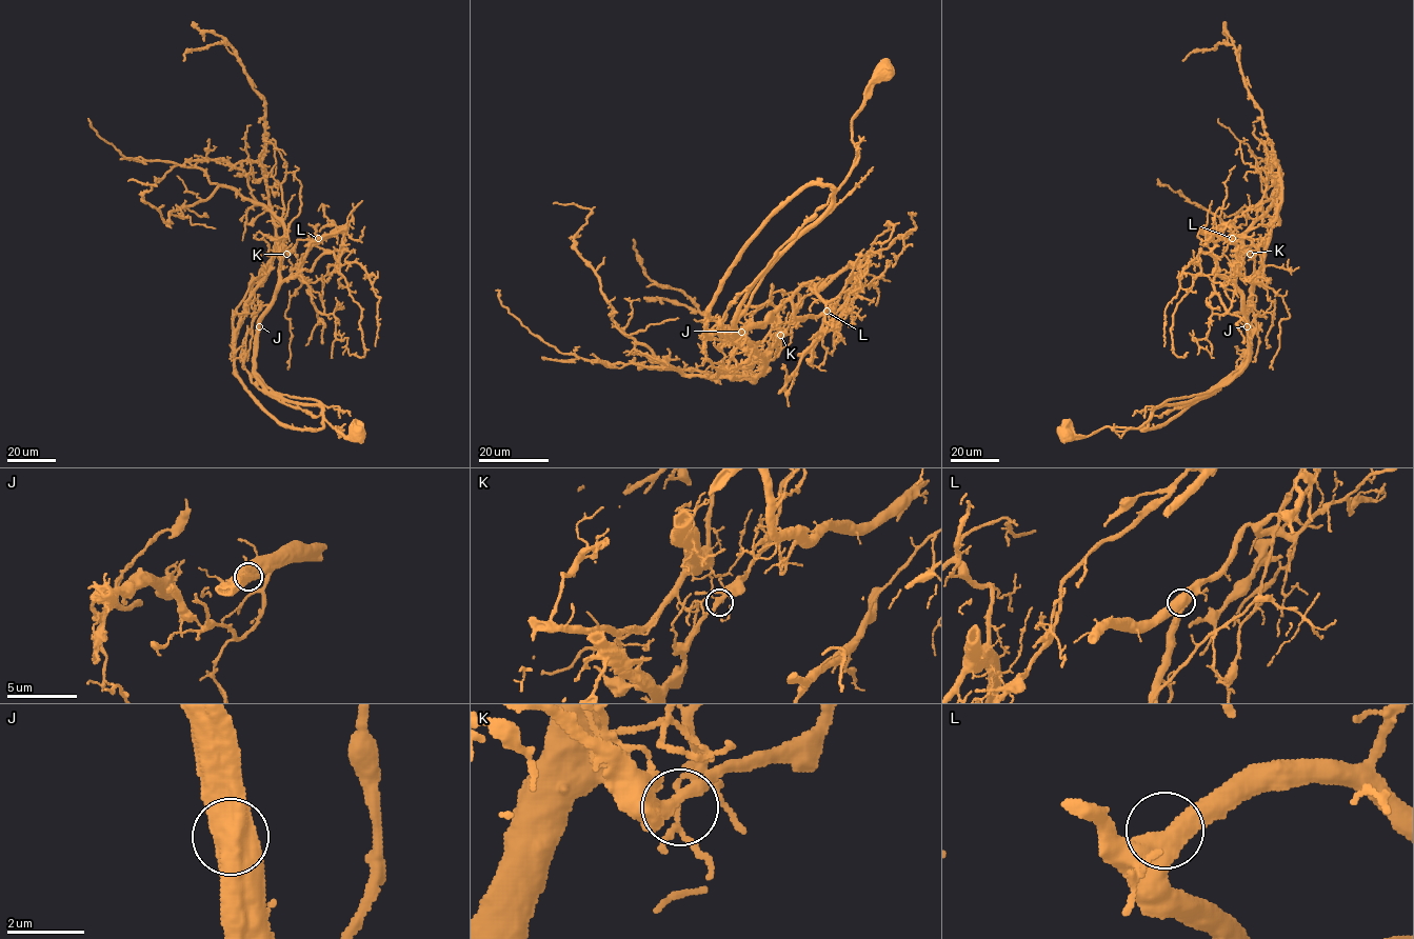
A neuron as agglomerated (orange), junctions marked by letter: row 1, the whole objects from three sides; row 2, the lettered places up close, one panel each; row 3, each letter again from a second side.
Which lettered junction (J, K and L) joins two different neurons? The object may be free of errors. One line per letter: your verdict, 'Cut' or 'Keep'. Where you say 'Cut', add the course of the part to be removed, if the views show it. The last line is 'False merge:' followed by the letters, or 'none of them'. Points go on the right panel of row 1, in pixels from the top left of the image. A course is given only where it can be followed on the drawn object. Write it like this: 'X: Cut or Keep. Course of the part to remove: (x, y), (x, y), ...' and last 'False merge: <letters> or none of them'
J: Keep
K: Keep
L: Keep
False merge: none of them

